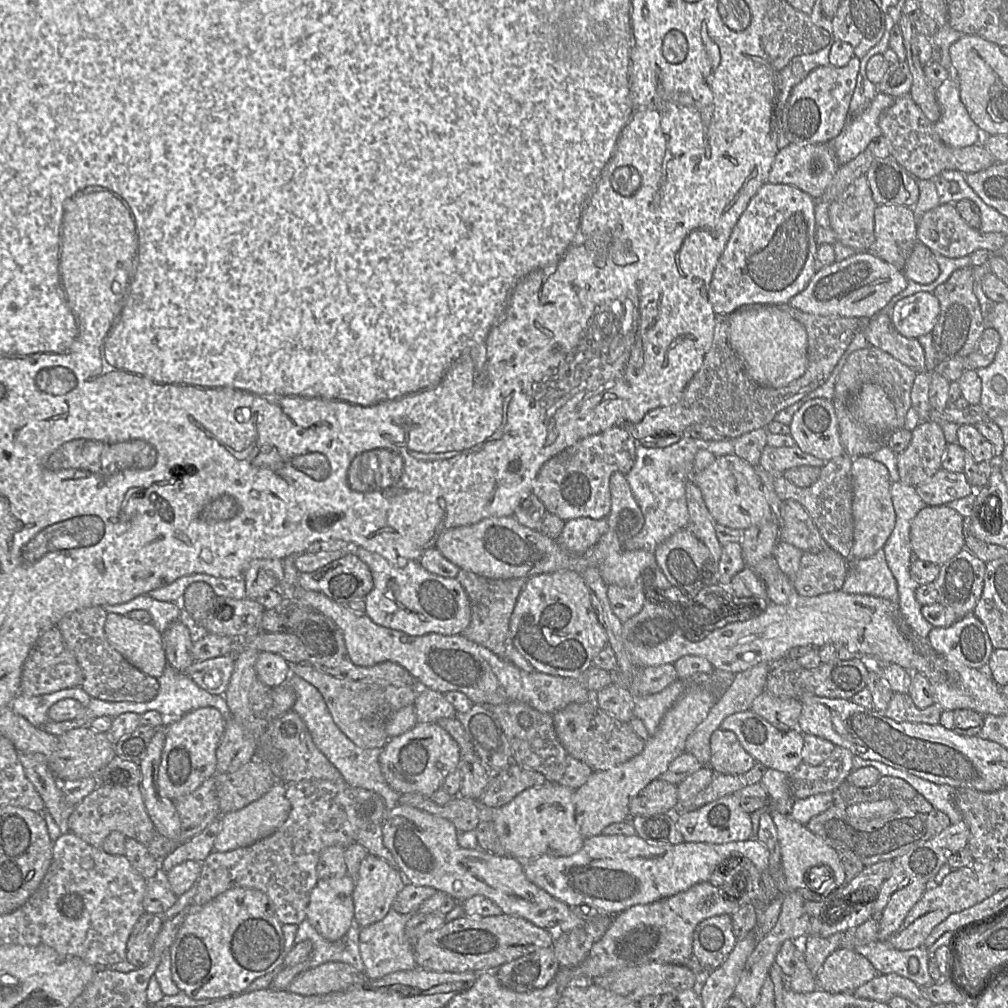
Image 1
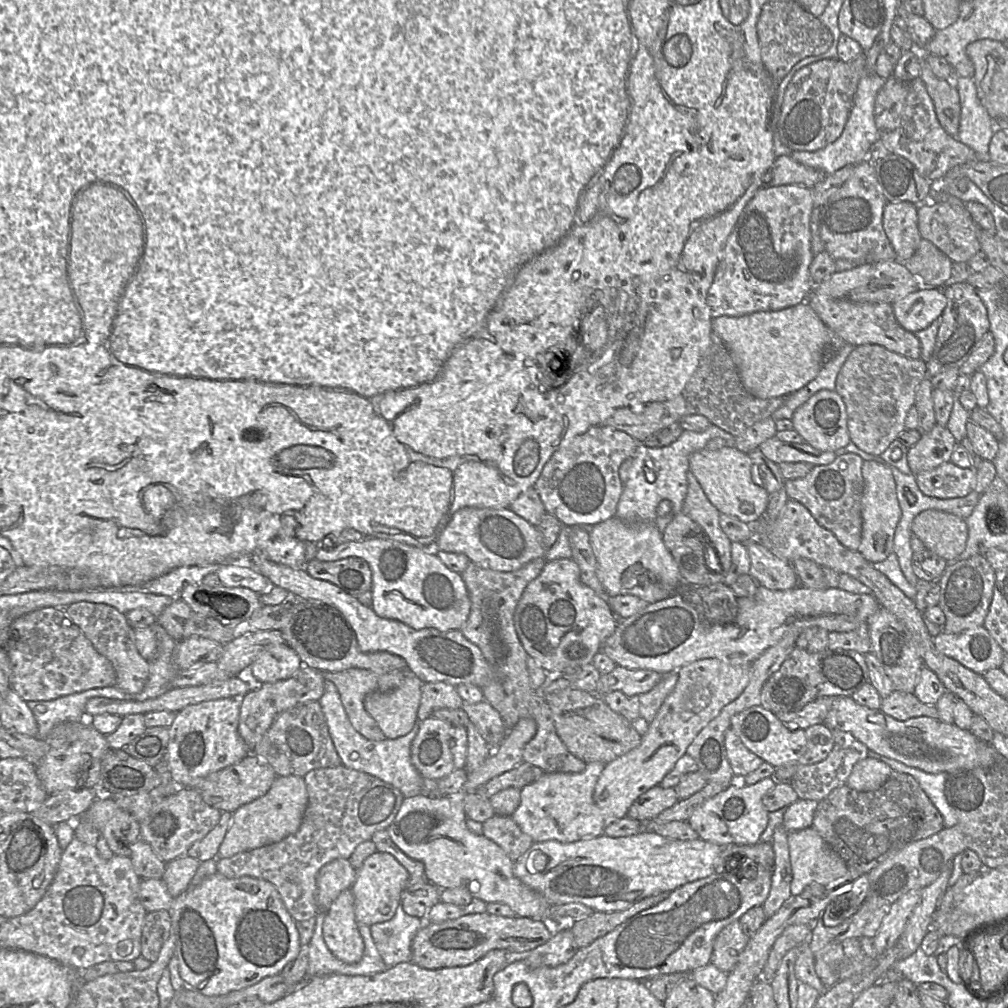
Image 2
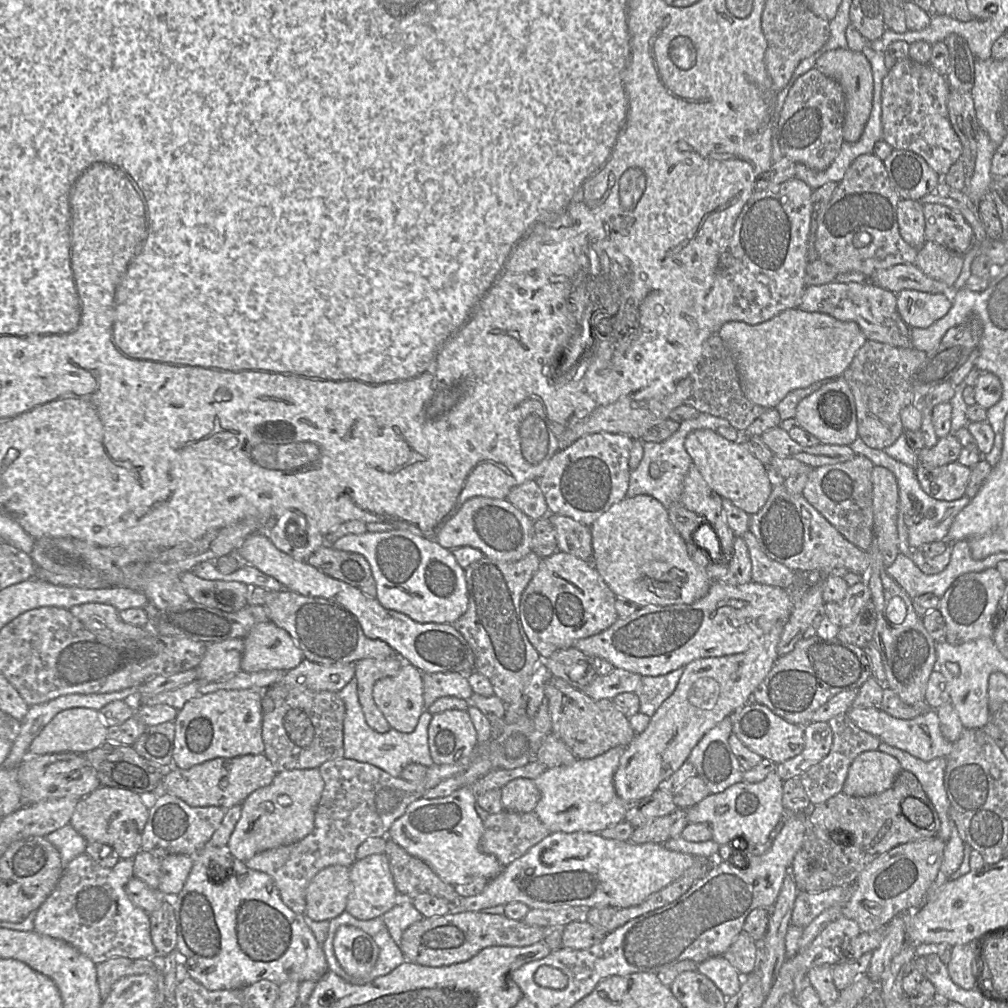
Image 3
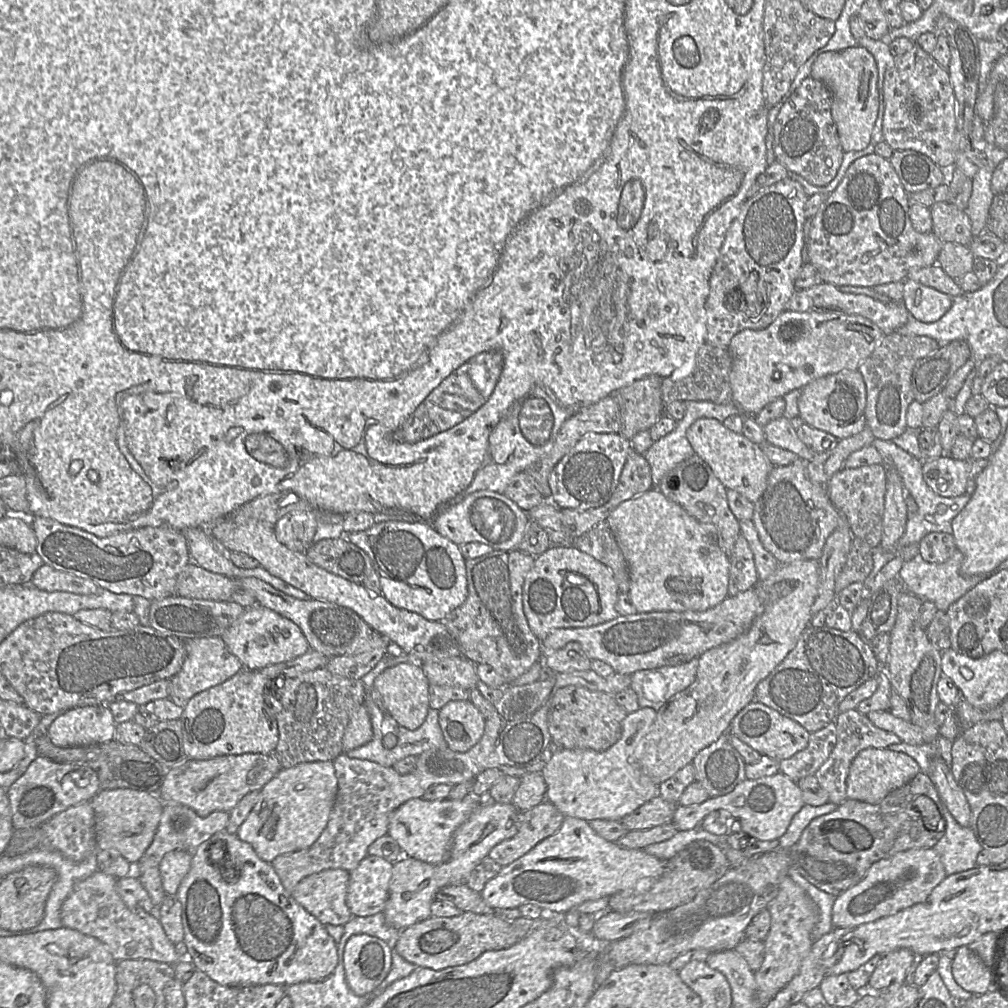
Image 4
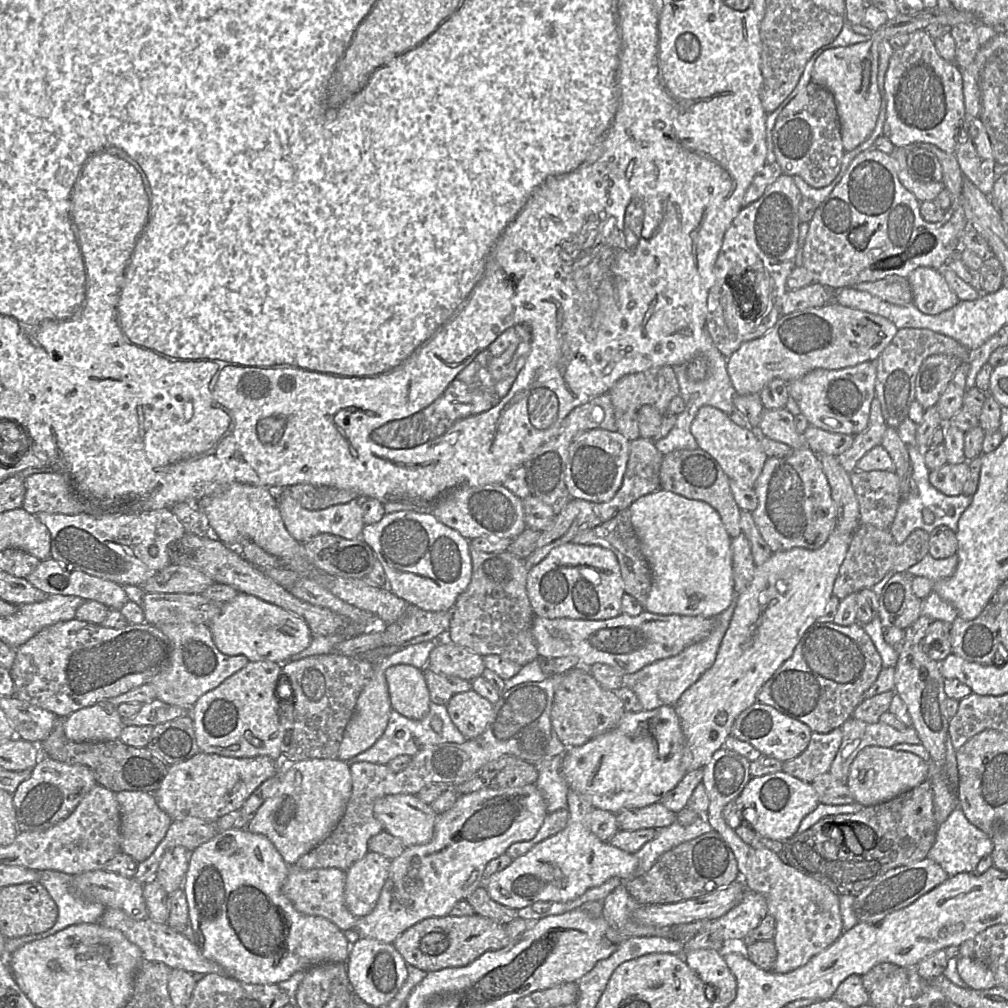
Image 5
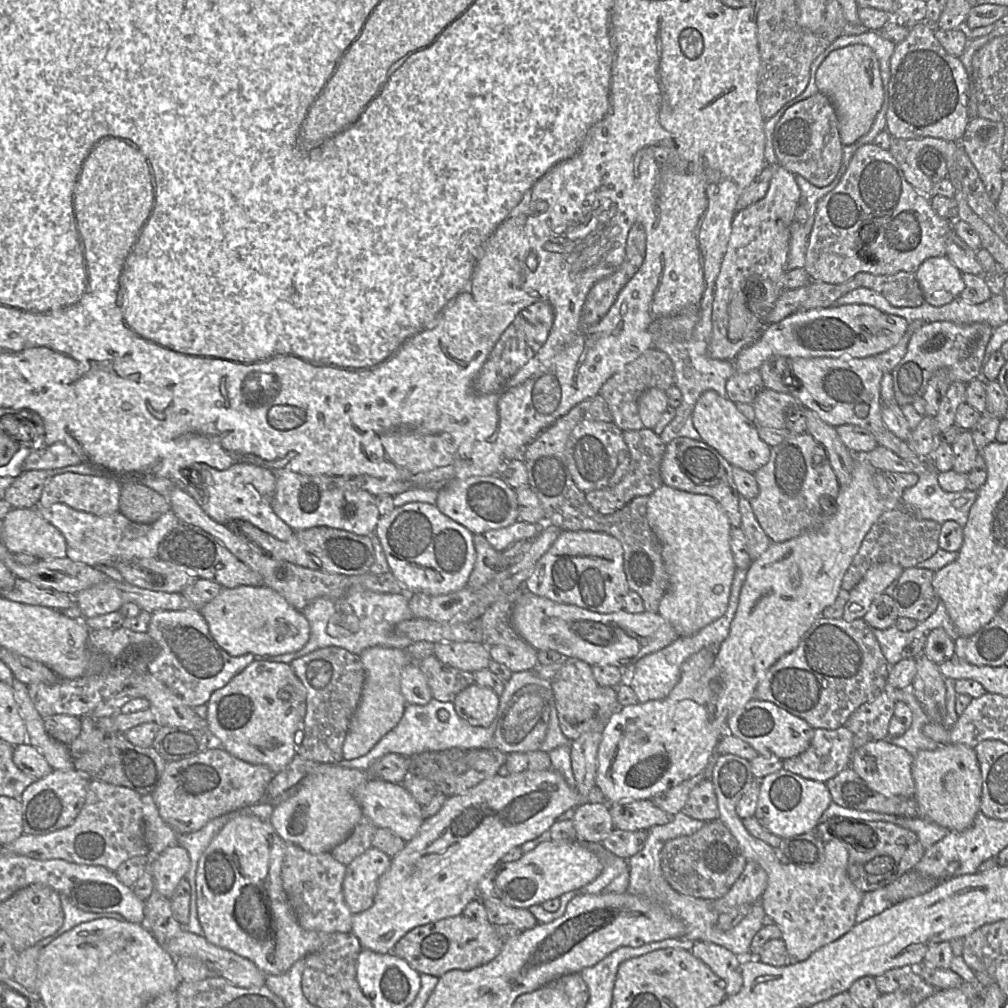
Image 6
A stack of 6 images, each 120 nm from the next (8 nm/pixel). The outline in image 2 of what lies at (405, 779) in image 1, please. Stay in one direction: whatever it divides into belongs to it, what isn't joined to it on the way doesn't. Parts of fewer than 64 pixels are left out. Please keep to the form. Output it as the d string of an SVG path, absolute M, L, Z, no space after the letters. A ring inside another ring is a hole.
M429 717L420 722L419 731L411 745L411 761L423 778L438 781L454 770L465 768L467 750L468 735L464 726Z

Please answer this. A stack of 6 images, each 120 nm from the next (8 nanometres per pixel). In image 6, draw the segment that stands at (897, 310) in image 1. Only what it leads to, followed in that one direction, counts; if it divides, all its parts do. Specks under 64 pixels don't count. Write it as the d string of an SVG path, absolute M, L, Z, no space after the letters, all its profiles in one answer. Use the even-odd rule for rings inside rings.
M947 256L926 259L914 274L925 302L932 306L951 303L965 288L962 272Z

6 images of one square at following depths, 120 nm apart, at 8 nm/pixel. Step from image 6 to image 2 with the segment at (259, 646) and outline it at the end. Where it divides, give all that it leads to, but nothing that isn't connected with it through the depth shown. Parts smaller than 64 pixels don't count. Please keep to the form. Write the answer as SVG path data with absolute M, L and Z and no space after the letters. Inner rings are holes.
M286 643L263 650L249 667L249 674L259 684L285 680L302 667L299 655Z

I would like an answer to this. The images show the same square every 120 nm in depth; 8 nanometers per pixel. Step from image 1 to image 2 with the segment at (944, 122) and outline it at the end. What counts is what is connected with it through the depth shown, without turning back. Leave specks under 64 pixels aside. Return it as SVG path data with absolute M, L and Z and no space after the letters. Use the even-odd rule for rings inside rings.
M956 77L952 81L961 105L956 139L974 150L979 161L989 161L989 143L994 134L991 117L980 102L971 78Z

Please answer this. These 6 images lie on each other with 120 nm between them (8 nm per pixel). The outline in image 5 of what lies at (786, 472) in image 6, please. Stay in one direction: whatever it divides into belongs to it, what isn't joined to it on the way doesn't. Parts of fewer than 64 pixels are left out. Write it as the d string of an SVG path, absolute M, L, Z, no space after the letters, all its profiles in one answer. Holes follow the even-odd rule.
M806 445L782 458L768 457L754 490L758 506L752 512L754 522L771 551L793 548L817 550L836 528L836 507L818 455Z

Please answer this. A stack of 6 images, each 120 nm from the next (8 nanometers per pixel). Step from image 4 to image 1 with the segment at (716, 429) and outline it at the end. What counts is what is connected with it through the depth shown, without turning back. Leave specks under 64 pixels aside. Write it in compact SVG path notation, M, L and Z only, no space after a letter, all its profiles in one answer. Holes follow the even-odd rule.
M735 454L716 457L704 470L693 474L693 481L701 490L716 524L745 531L751 526L773 520L773 513L754 467Z

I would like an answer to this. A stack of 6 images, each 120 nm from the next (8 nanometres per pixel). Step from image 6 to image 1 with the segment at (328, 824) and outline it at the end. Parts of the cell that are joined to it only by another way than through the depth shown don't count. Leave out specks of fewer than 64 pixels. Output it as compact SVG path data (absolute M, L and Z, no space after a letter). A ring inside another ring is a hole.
M277 781L263 796L247 806L225 813L220 818L220 829L214 850L225 852L245 847L273 834L288 818L291 803L286 797L287 784Z

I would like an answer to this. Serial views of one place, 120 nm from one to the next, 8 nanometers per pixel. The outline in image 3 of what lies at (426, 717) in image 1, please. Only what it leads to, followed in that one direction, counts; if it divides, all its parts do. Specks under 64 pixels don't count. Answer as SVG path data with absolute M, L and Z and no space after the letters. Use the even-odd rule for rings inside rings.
M457 672L423 673L423 698L425 710L438 698L452 696L468 700L473 690L467 675Z

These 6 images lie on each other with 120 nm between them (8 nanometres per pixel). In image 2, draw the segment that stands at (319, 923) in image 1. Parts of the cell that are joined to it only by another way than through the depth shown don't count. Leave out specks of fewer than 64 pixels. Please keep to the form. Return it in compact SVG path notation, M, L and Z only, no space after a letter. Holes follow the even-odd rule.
M351 888L341 892L322 917L322 936L329 951L345 963L359 962L364 942L358 930Z

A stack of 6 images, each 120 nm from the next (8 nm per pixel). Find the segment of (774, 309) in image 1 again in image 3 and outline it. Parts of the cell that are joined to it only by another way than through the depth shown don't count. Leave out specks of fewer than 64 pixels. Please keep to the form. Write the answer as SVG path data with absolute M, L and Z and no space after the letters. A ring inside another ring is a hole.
M800 308L785 310L757 325L730 321L722 325L717 334L730 349L735 359L744 395L751 402L766 409L775 408L788 393L794 390L807 388L824 379L841 377L857 351L867 341L856 322L840 321L828 314L807 312Z

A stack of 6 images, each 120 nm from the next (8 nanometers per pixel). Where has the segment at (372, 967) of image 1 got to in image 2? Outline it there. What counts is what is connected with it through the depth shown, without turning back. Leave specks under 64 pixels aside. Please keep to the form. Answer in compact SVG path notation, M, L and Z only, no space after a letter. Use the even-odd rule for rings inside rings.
M399 904L392 919L370 926L374 944L387 967L412 961L412 940L424 923L405 913Z

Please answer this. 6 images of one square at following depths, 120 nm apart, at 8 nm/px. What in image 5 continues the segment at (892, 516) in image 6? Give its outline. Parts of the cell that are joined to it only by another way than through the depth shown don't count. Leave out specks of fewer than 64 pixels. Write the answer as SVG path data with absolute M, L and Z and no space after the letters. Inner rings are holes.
M861 524L852 534L845 559L834 582L832 594L840 600L864 588L871 589L889 572L905 572L921 561L929 552L930 534L922 529L914 530L902 544L897 544L890 529L878 529Z

